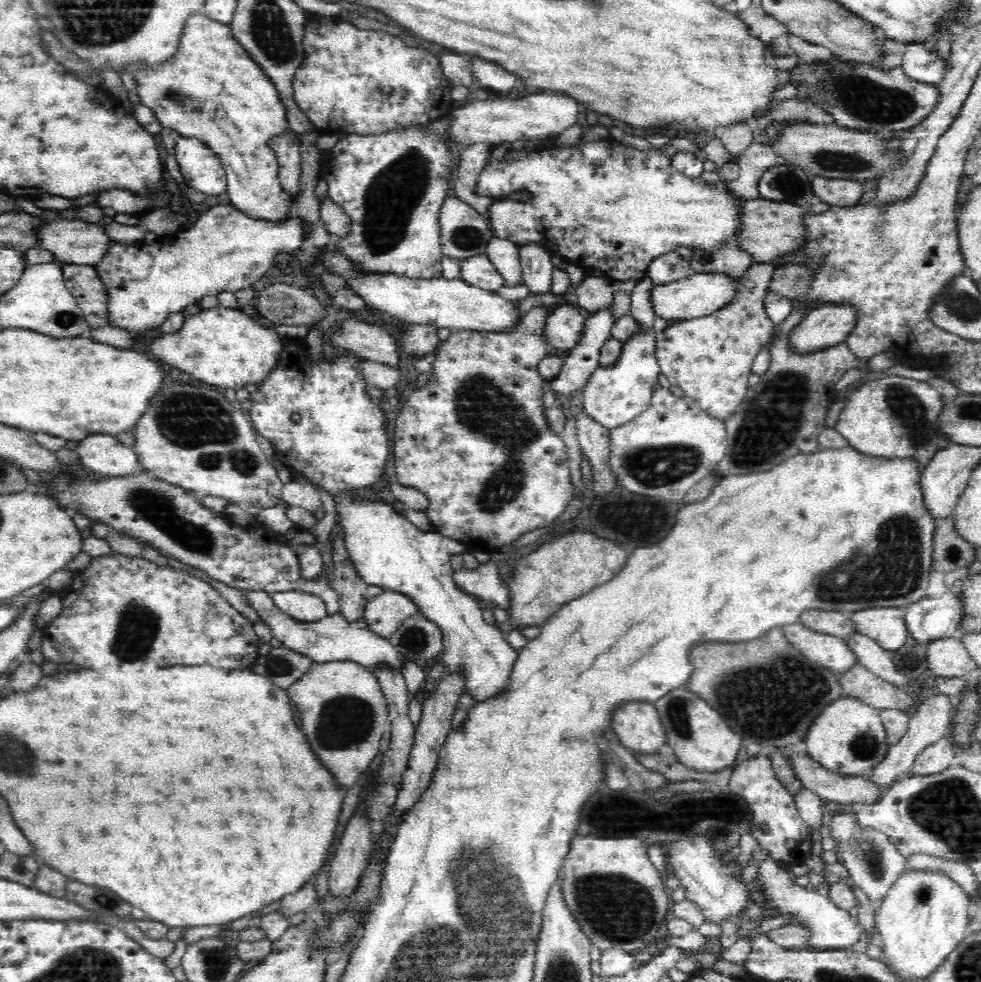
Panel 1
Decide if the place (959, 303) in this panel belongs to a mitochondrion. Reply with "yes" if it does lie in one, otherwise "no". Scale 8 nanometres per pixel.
yes

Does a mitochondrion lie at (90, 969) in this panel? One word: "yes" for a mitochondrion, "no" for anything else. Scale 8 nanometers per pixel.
yes

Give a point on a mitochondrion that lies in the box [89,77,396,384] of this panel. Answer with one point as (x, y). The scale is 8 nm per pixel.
(185, 101)

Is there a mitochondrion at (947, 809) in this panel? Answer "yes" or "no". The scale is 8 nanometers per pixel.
yes

